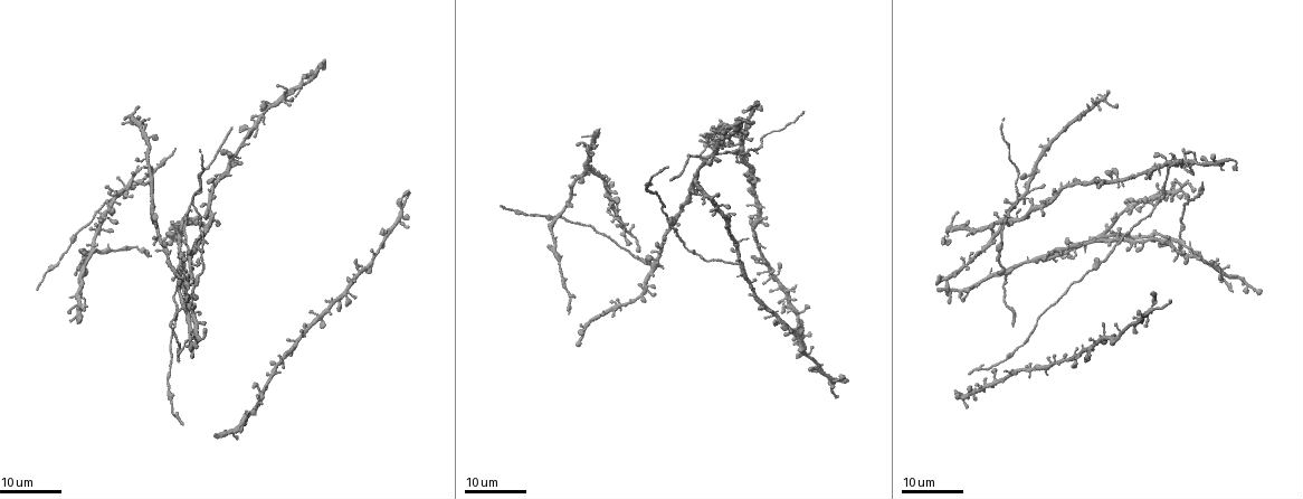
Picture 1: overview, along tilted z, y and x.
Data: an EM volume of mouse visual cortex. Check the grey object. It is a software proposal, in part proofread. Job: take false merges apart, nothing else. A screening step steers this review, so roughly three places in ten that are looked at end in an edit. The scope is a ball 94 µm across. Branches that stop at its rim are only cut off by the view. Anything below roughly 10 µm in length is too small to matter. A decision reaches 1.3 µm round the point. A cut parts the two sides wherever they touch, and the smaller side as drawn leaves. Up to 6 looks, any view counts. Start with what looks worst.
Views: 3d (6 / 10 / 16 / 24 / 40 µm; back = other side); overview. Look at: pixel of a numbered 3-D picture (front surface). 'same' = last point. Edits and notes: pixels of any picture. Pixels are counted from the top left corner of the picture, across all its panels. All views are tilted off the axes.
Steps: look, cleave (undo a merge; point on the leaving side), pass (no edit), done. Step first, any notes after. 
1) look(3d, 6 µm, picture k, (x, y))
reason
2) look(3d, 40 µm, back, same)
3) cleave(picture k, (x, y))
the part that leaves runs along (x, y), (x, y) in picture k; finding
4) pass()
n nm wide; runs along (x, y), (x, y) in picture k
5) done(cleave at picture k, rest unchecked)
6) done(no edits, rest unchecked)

look(3d, 16 µm, picture 1, (752, 150))
side arm on a straight run

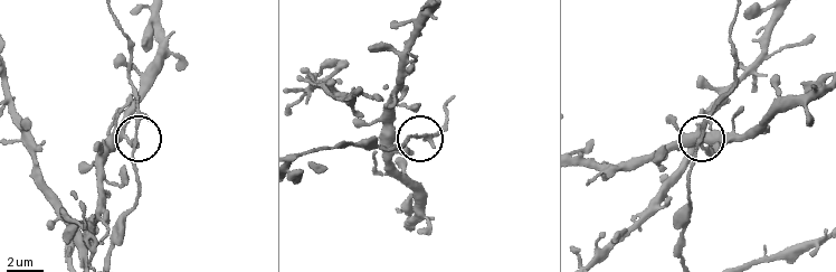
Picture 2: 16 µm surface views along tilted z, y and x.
look(3d, 6 µm, picture 2, (701, 140))

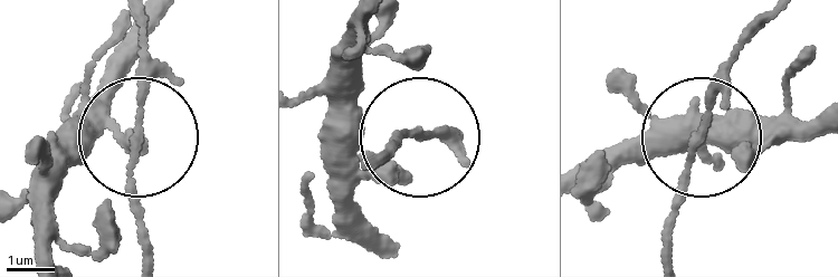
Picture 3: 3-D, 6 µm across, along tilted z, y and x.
pass()
160 nm wide; runs along (664, 249), (714, 72), (744, 31) in picture 3; one cell here

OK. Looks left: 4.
look(3d, 16 µm, picture 1, (1110, 243))
four or more arms meet

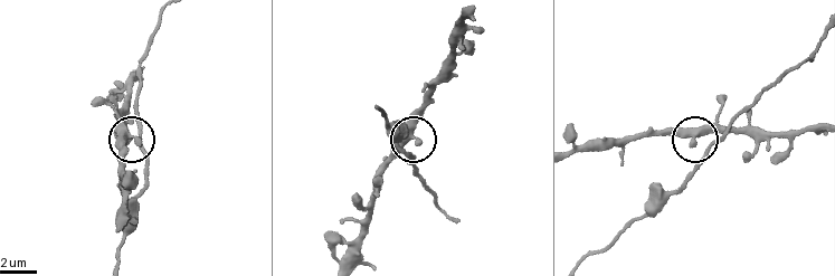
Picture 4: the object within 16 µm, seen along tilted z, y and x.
look(3d, 10 µm, picture 4, (692, 141))
closer look

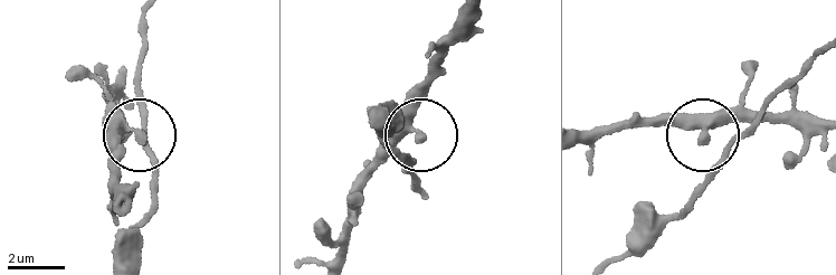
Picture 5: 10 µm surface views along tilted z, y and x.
pass()
side arm 88 µm; runs along (354, 181), (399, 139), (417, 134), (411, 95), (430, 60) in picture 5; one cell here

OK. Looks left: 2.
done(no edits, rest unchecked)

